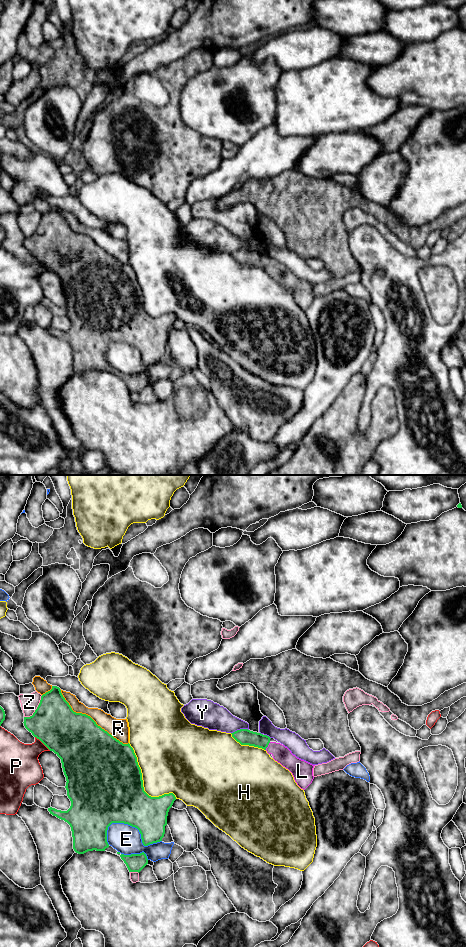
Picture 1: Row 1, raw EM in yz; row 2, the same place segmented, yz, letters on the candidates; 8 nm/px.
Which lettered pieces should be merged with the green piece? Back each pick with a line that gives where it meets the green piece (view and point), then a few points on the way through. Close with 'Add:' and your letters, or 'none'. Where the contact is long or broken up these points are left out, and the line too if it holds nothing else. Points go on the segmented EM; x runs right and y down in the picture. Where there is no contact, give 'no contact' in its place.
L: contact yz (267, 746)
Add: L

